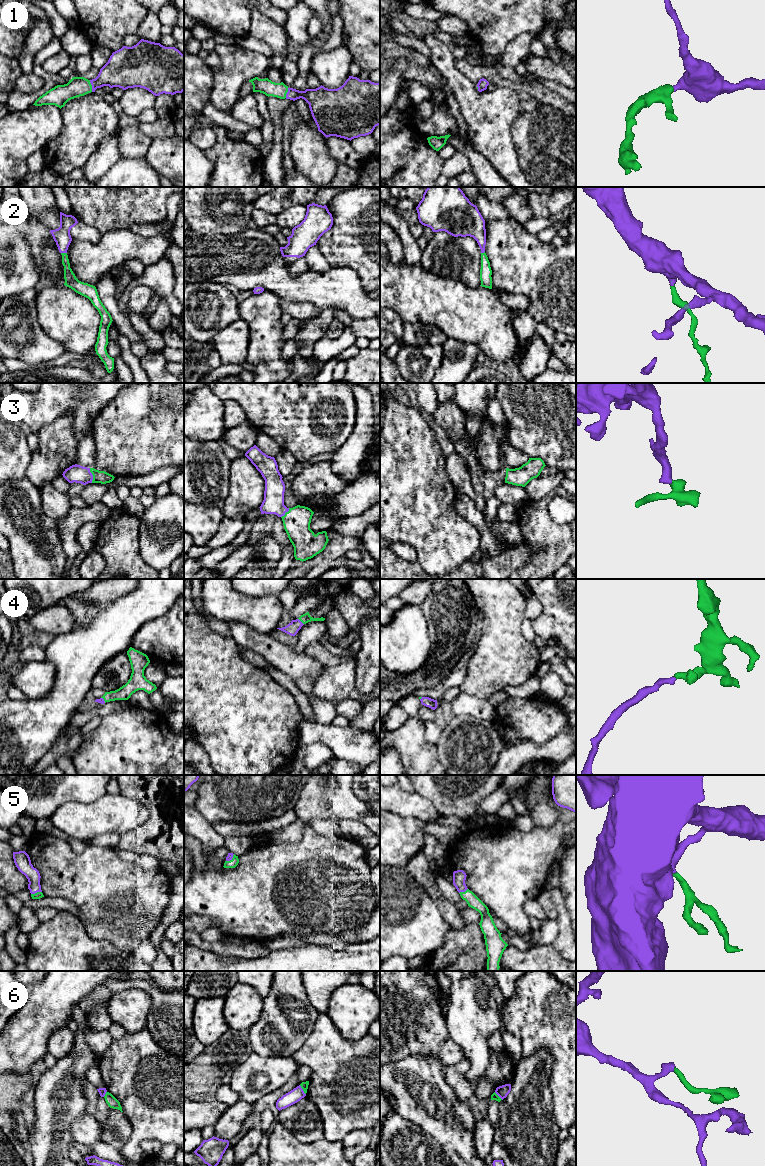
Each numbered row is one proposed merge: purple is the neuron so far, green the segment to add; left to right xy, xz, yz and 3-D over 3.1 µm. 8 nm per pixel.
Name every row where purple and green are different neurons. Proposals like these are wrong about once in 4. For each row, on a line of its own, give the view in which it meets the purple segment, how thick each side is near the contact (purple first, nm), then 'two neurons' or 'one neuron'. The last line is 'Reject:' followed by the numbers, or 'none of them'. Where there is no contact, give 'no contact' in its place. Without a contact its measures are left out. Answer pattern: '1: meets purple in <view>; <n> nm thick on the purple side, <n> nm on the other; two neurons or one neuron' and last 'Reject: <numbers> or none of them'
1: meets purple in xy; 240 nm thick on the purple side, 160 nm on the other; one neuron
2: meets purple in xy; 140 nm thick on the purple side, 100 nm on the other; one neuron
3: meets purple in xy; 140 nm thick on the purple side, 100 nm on the other; one neuron
4: meets purple in xz; 100 nm thick on the purple side, 80 nm on the other; one neuron
5: meets purple in xy; 120 nm thick on the purple side, 60 nm on the other; one neuron
6: meets purple in xz; 110 nm thick on the purple side, 60 nm on the other; two neurons
Reject: 6

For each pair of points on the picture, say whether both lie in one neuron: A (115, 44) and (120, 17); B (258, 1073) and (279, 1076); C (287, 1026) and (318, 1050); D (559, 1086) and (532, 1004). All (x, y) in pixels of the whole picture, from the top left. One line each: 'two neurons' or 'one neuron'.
A: one neuron
B: one neuron
C: two neurons
D: one neuron

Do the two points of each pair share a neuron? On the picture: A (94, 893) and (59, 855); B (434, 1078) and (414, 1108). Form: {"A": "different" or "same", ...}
{"A": "same", "B": "same"}

